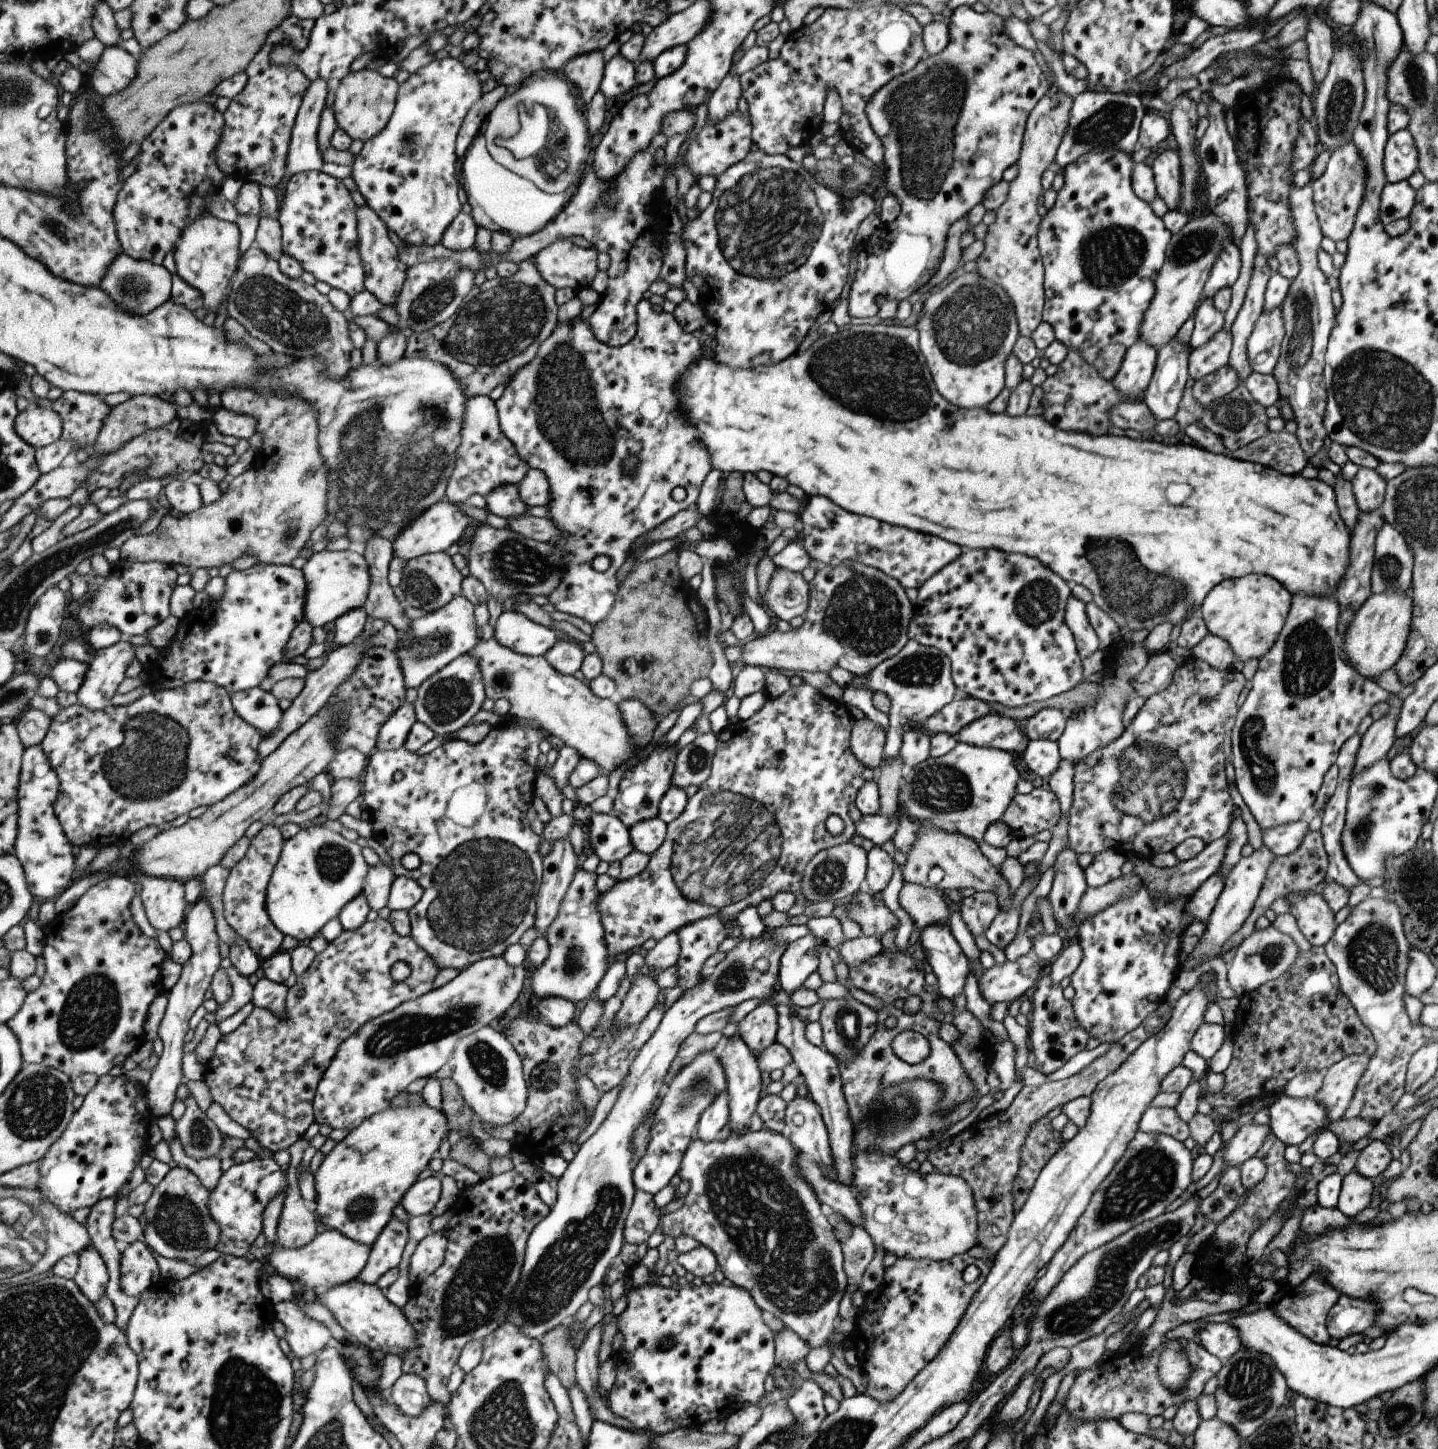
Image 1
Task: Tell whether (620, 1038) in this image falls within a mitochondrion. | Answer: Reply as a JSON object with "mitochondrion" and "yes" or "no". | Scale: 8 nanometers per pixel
{"mitochondrion":"yes"}

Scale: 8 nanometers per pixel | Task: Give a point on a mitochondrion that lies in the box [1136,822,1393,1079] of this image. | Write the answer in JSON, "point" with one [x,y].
{"point":[1275,953]}

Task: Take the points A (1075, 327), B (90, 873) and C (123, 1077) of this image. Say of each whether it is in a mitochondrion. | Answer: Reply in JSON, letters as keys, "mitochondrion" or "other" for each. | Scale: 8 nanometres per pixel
{"A":"other","B":"other","C":"other"}

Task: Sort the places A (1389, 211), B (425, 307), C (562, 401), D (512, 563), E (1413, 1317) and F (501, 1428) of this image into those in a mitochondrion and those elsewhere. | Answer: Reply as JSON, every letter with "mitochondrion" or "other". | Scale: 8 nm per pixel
{"A":"other","B":"mitochondrion","C":"mitochondrion","D":"mitochondrion","E":"other","F":"mitochondrion"}

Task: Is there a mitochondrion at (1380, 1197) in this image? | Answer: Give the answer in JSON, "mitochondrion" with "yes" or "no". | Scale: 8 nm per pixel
{"mitochondrion":"no"}

